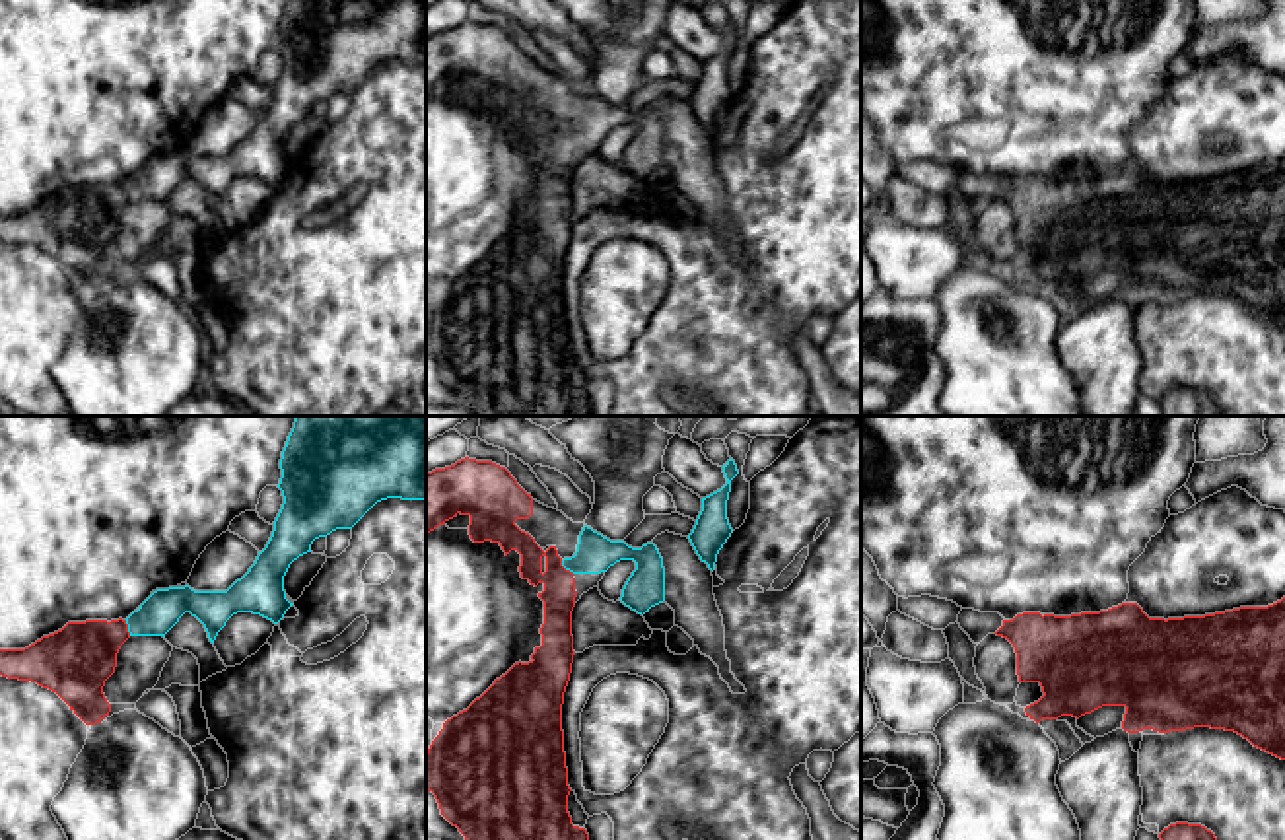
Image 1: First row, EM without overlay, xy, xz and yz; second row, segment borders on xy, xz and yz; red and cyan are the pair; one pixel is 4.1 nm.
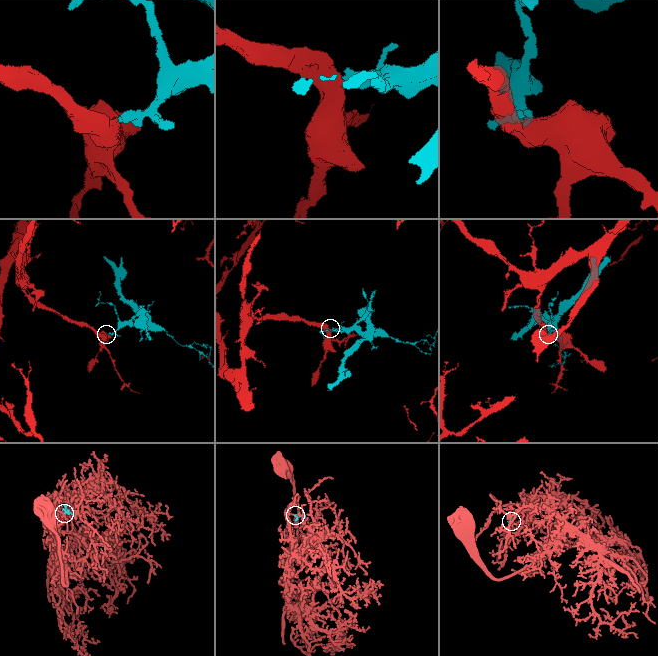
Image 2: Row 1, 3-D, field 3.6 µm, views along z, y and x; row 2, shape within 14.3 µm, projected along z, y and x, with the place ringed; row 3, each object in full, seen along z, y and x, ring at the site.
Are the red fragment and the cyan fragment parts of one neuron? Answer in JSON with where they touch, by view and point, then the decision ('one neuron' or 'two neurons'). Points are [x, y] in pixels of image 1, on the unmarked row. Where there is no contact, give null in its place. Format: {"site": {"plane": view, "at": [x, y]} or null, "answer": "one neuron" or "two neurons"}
{"site": {"plane": "xz", "at": [564, 133]}, "answer": "one neuron"}

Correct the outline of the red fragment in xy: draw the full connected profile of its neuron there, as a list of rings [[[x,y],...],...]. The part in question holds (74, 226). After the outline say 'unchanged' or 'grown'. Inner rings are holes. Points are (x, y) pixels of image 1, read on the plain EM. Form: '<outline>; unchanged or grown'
[[[288,0],[280,33],[284,68],[272,101],[249,136],[227,156],[194,156],[189,150],[157,154],[126,185],[68,187],[25,214],[0,214],[0,239],[56,257],[86,290],[95,290],[111,276],[103,251],[130,200],[165,202],[185,177],[204,189],[212,208],[237,177],[260,179],[278,189],[294,169],[286,163],[284,140],[294,124],[311,117],[315,103],[352,93],[381,64],[426,64],[426,0]]]; grown

